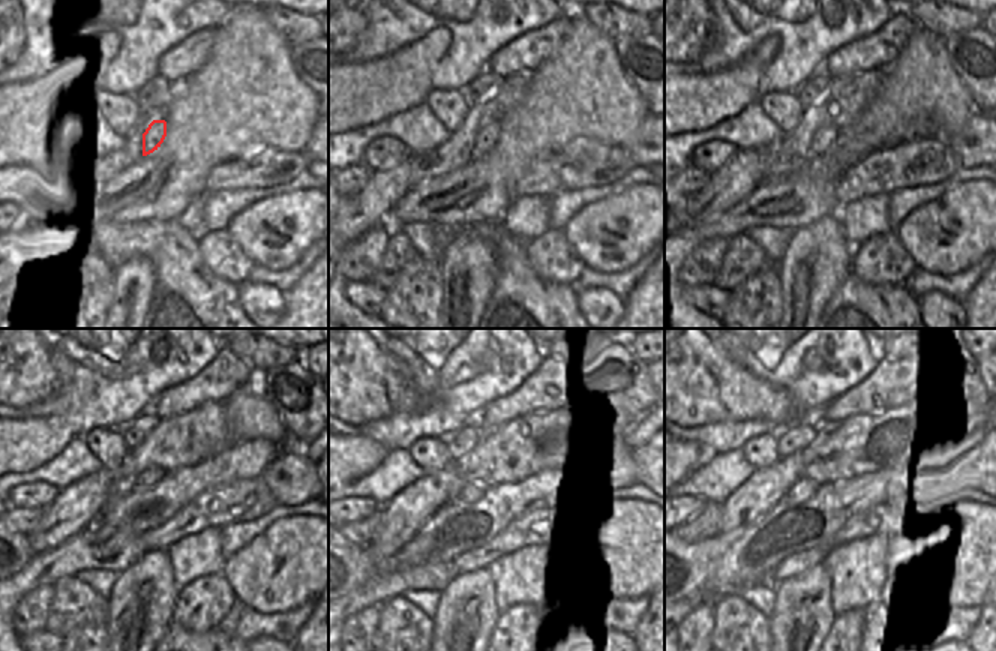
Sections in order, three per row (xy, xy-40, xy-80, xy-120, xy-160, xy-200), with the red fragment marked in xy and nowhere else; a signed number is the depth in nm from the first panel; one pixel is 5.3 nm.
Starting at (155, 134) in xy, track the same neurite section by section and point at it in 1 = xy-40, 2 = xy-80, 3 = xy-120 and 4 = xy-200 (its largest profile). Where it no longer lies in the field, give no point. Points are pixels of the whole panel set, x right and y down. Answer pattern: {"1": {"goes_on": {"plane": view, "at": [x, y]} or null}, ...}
{"1": {"goes_on": {"plane": "xy-40", "at": [485, 141]}}, "2": {"goes_on": {"plane": "xy-80", "at": [822, 140]}}, "3": {"goes_on": {"plane": "xy-120", "at": [152, 476]}}, "4": {"goes_on": {"plane": "xy-200", "at": [804, 489]}}}

